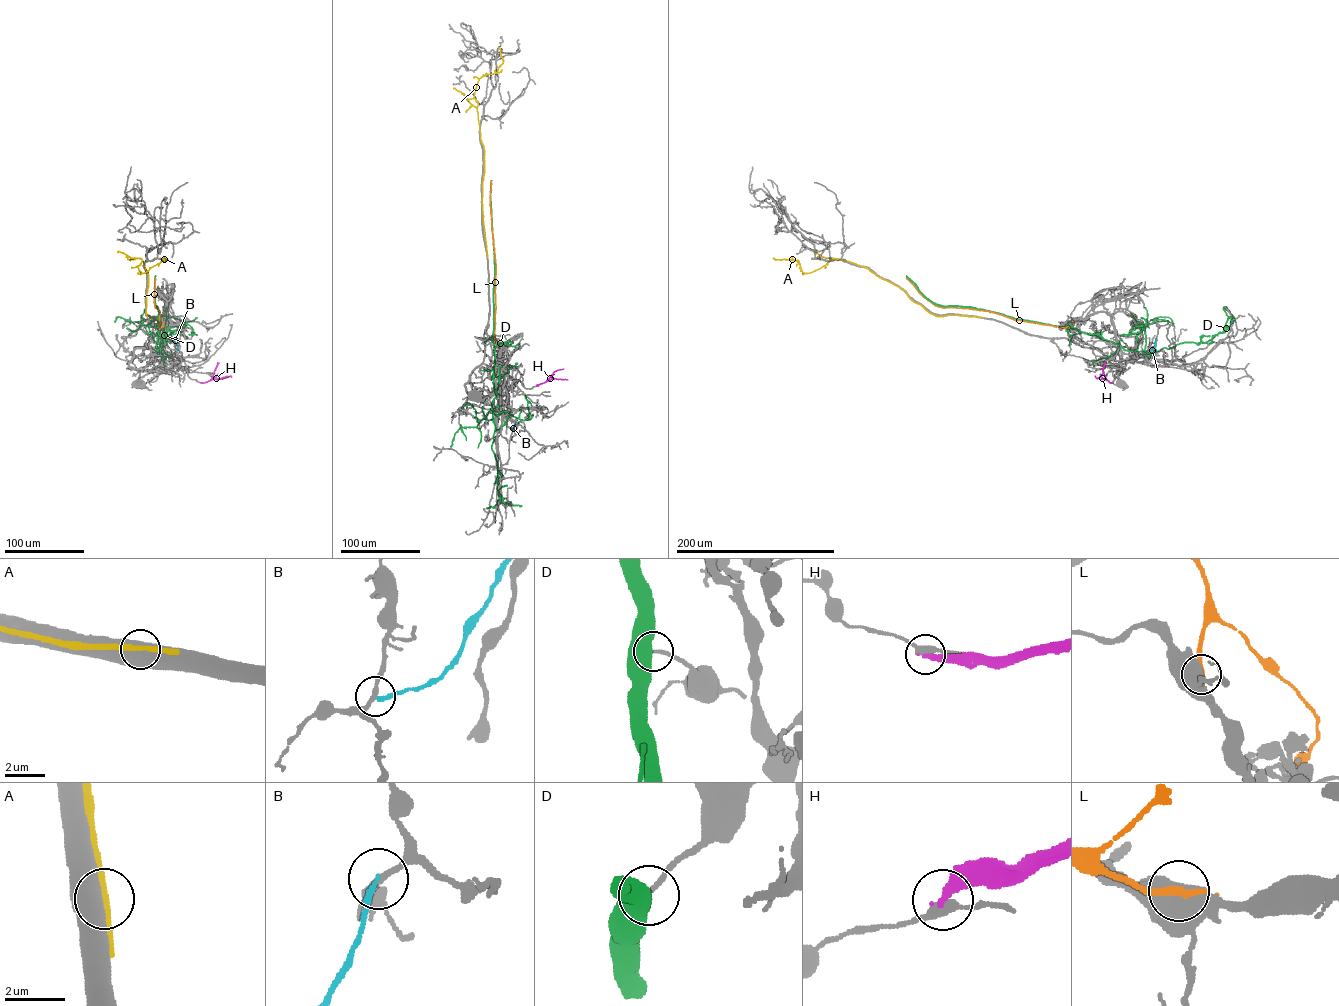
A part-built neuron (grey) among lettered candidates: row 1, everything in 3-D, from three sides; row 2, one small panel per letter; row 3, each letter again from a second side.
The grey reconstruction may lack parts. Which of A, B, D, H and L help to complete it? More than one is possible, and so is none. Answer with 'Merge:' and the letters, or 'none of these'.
Merge: none of these

